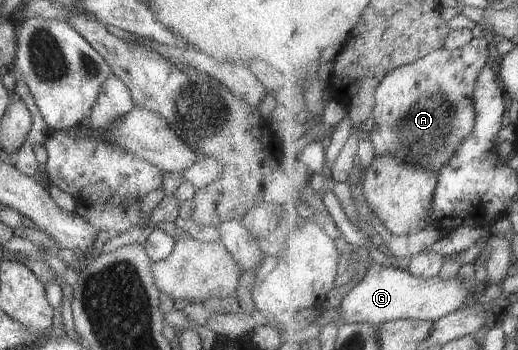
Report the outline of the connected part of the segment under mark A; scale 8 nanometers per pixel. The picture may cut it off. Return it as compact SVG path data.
M487 36L475 38L458 50L444 47L389 72L375 94L375 125L371 130L374 156L394 155L436 172L447 166L463 140L475 130L475 84L488 64L488 44Z

